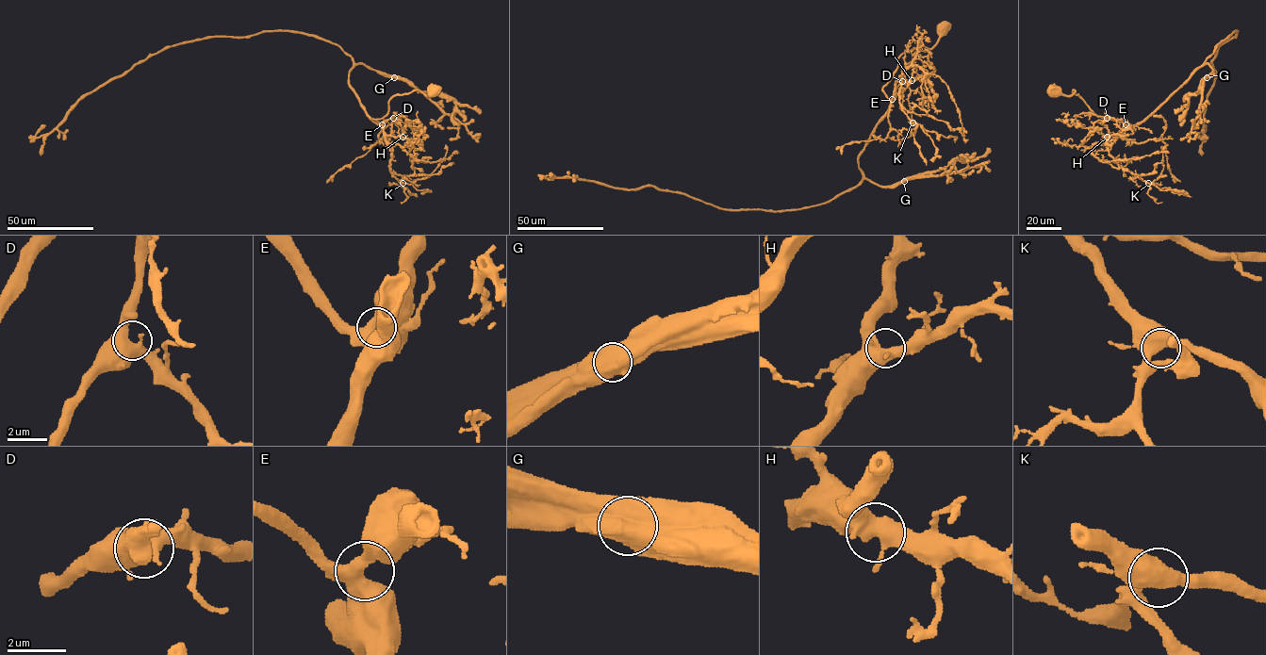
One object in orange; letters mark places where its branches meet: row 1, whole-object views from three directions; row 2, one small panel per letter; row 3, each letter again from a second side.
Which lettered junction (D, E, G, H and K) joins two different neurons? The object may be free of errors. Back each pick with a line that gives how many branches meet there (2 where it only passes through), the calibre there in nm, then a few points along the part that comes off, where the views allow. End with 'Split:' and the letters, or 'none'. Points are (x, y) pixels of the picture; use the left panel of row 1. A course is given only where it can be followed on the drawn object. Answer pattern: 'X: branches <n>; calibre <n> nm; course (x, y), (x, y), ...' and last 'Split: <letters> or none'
G: branches 3; calibre 850 nm; course (394, 77), (409, 82), (421, 90), (452, 97), (480, 113)
Split: G

